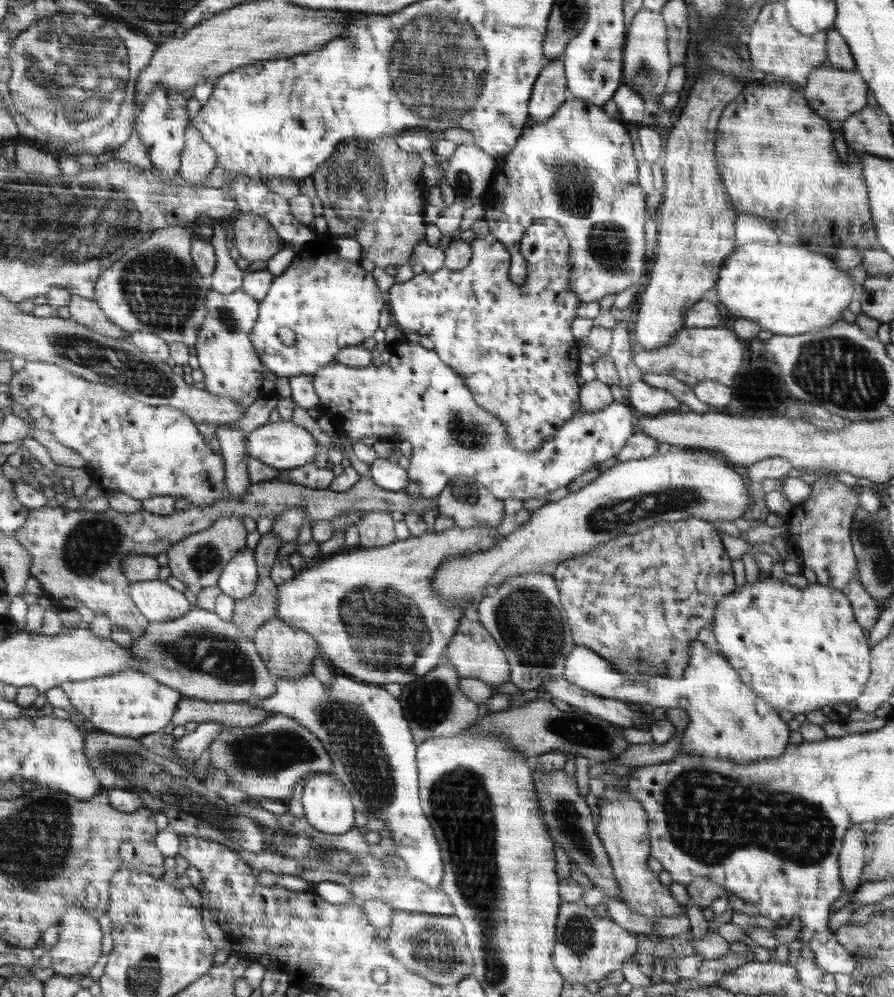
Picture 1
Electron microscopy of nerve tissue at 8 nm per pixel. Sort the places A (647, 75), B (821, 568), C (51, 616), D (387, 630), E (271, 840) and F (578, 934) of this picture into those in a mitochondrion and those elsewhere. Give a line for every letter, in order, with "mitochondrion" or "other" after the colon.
A: mitochondrion
B: other
C: other
D: mitochondrion
E: mitochondrion
F: mitochondrion

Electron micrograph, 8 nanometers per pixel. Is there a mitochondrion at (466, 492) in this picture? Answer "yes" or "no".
yes

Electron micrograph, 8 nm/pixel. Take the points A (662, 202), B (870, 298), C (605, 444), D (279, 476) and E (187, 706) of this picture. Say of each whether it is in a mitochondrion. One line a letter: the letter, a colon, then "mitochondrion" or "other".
A: other
B: other
C: other
D: other
E: other

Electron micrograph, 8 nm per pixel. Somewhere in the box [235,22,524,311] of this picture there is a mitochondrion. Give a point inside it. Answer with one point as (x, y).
(356, 185)

